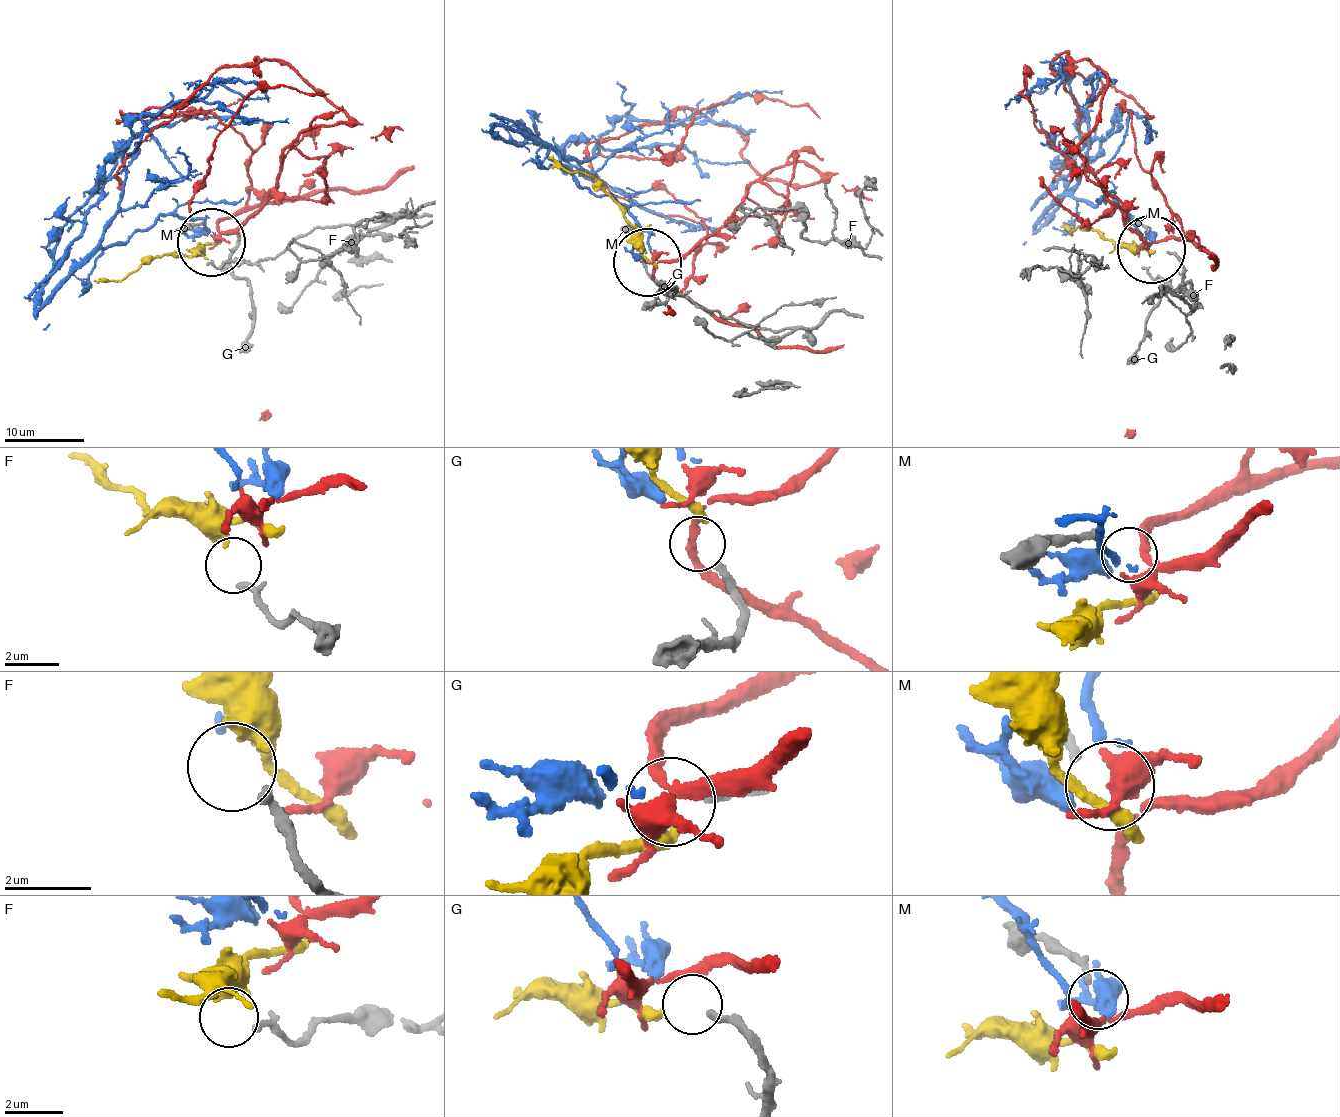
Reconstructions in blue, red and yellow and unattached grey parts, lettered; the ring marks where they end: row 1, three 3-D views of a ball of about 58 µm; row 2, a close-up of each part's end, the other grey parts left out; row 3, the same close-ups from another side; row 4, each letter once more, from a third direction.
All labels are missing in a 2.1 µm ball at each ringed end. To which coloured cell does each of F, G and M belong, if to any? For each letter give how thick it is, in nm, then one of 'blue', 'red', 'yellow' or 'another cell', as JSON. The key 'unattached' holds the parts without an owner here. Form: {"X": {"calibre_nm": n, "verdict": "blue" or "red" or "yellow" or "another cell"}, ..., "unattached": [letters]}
{"F": {"calibre_nm": 240, "verdict": "another cell"}, "G": {"calibre_nm": 260, "verdict": "yellow"}, "M": {"calibre_nm": 220, "verdict": "red"}, "unattached": ["F"]}

